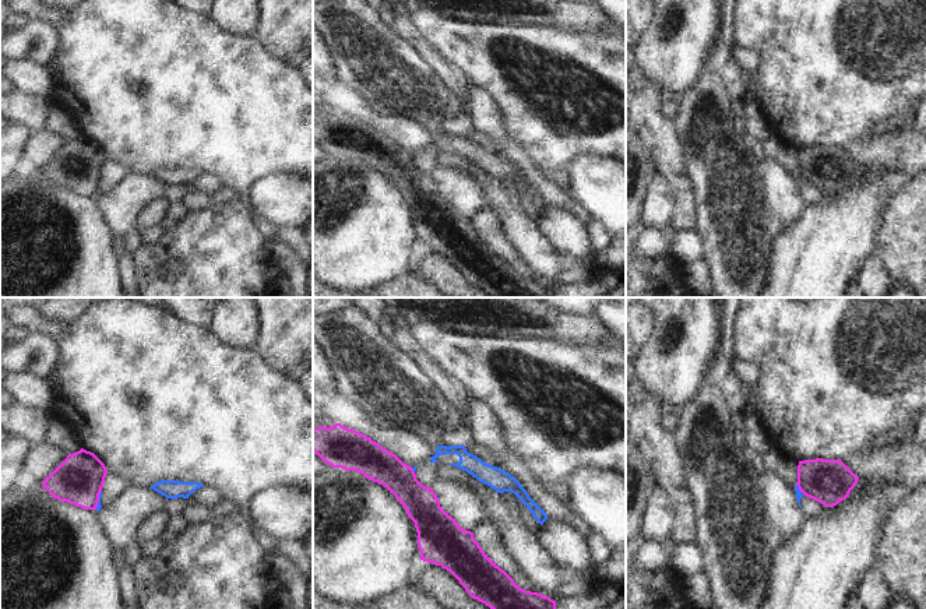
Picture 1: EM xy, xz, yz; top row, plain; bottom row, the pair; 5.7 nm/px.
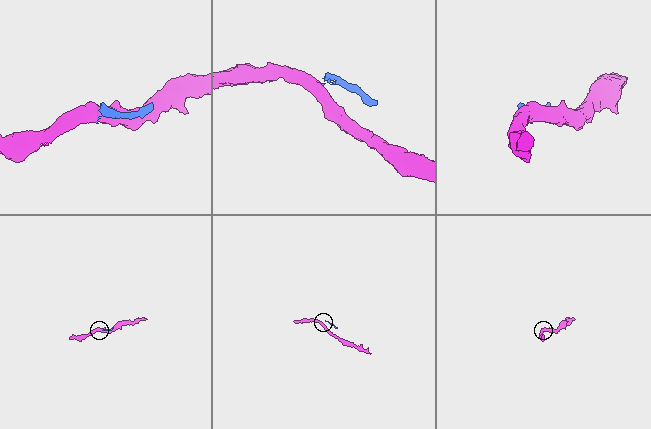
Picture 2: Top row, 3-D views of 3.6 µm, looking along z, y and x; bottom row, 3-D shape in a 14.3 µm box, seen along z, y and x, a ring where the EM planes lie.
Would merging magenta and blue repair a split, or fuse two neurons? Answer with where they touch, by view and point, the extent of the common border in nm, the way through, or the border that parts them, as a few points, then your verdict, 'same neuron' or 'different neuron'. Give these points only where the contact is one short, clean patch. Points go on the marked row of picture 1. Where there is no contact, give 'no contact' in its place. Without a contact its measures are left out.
contact xy (98, 500); length 120 nm; border xy (101, 490), (95, 509); different neuron

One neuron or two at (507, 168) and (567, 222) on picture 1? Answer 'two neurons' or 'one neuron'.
two neurons

